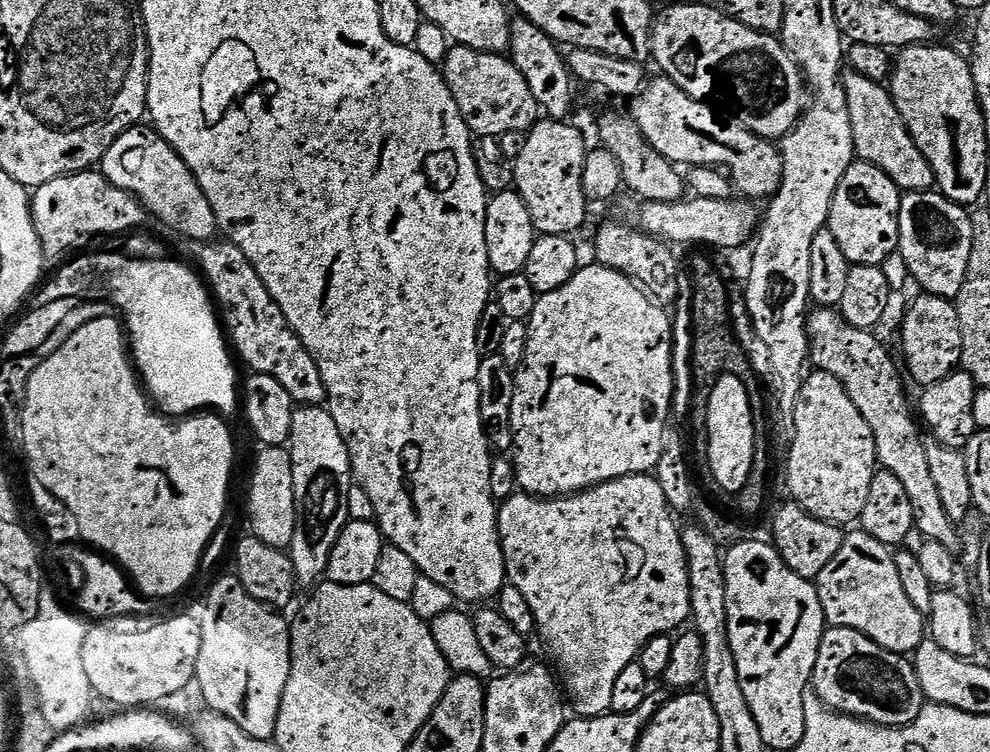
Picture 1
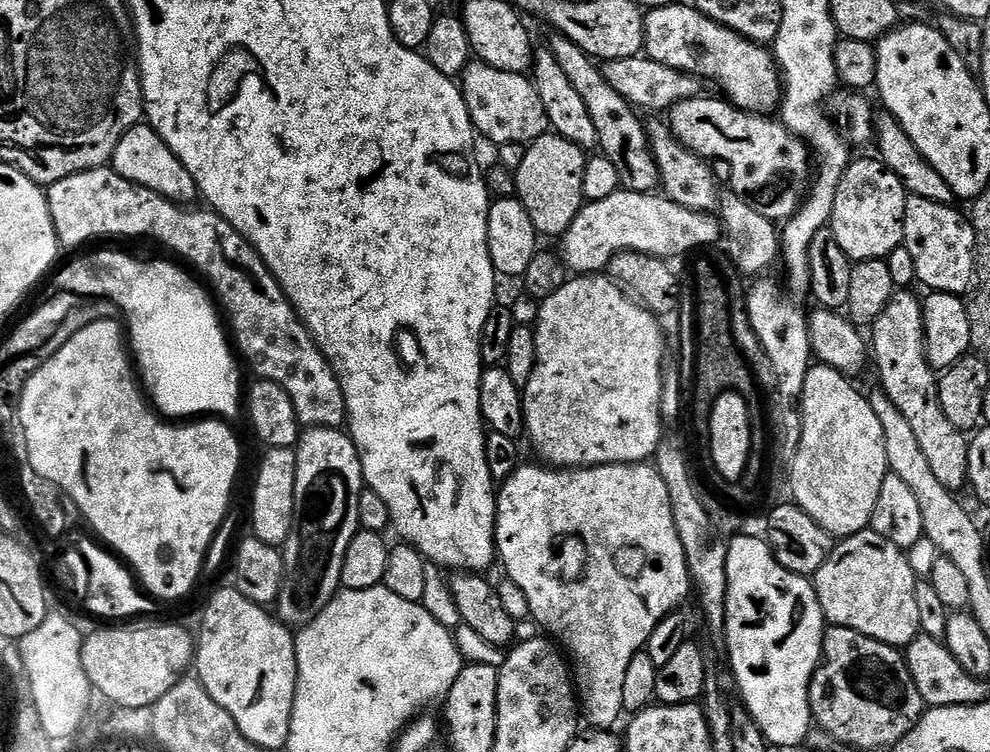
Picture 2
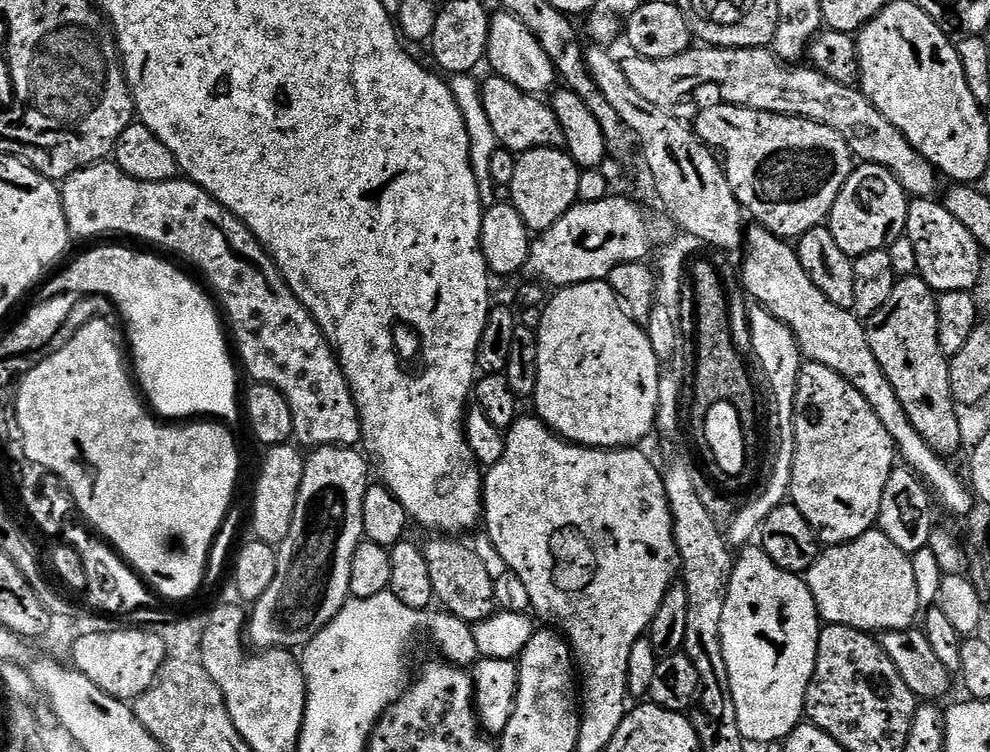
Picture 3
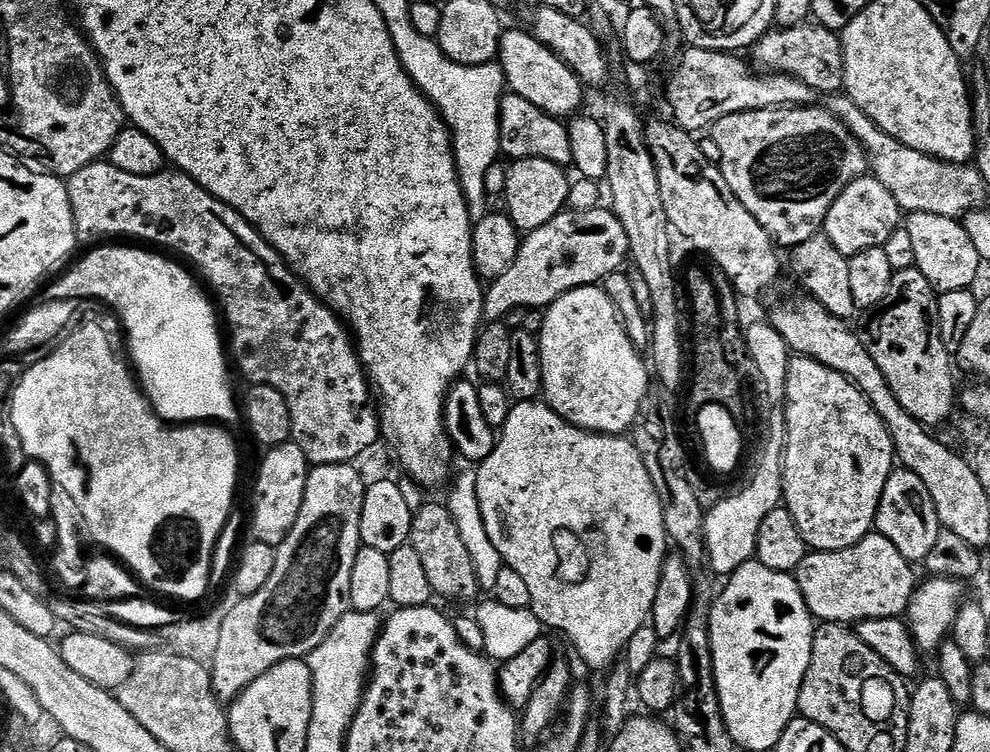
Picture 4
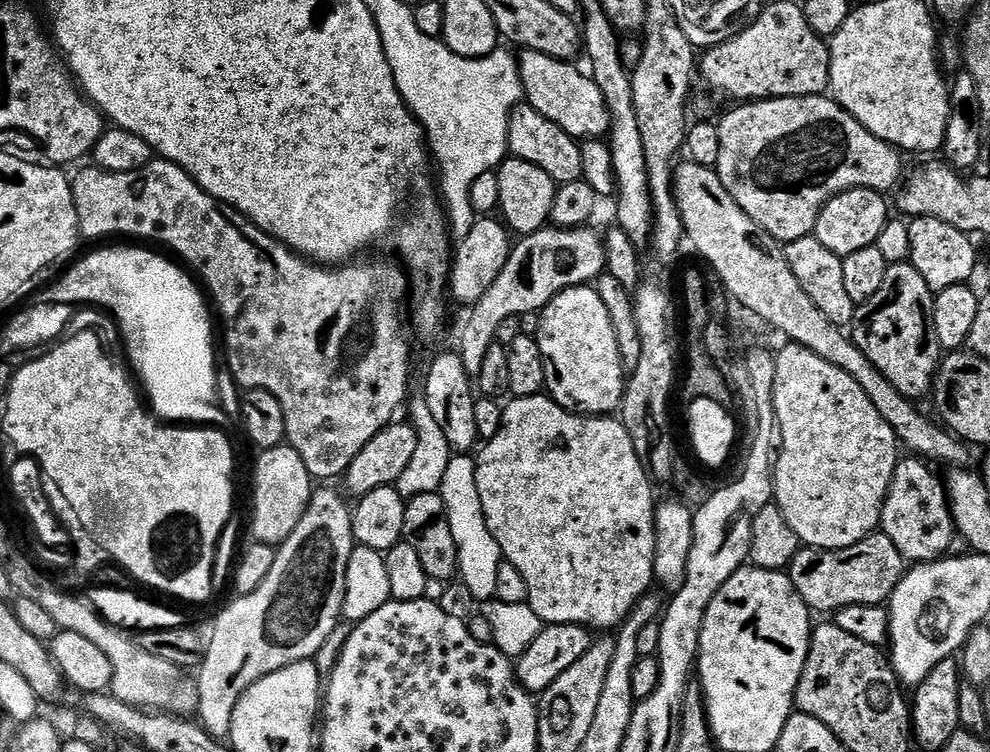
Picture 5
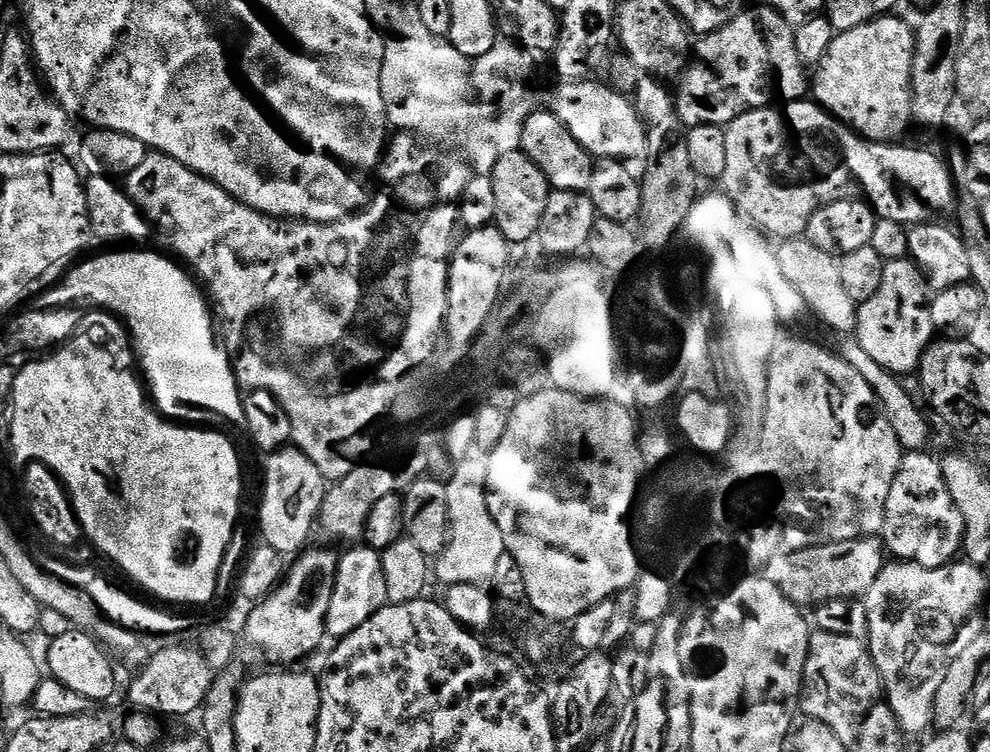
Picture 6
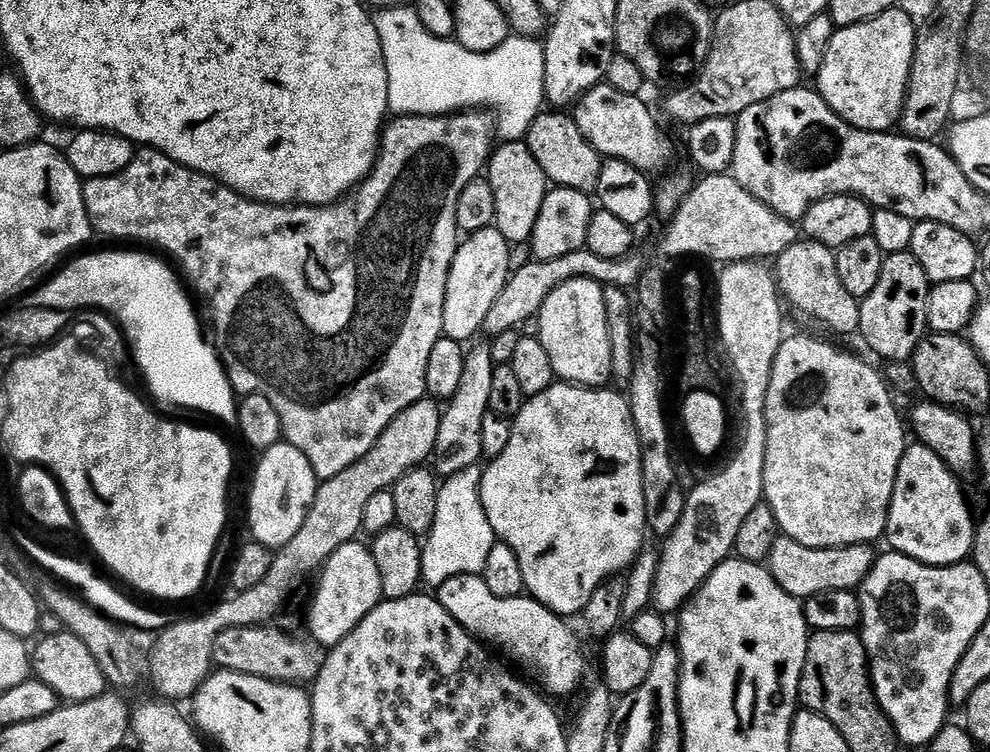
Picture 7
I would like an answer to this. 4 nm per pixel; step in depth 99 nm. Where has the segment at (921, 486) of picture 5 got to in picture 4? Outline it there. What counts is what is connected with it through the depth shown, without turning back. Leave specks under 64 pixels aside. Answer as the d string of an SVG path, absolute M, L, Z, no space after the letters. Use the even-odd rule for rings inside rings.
M903 466L892 471L886 482L886 490L882 490L874 528L879 535L898 546L898 554L902 554L902 558L917 562L916 560L927 561L931 557L942 527L934 498L930 498L930 490L926 490L926 485L922 478L918 478L918 474Z

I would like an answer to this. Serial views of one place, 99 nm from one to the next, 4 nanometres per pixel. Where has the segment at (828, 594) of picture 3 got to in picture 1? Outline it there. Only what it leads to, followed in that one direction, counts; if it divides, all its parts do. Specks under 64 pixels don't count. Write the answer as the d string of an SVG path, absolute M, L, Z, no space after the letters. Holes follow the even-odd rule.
M857 530L848 532L844 537L844 545L834 554L834 558L818 574L814 581L816 593L822 602L825 621L834 628L849 628L866 634L878 646L882 646L891 652L912 654L926 639L926 616L920 612L914 602L910 602L907 592L902 584L902 578L896 565L896 557L893 549L887 544L878 542L869 532Z

